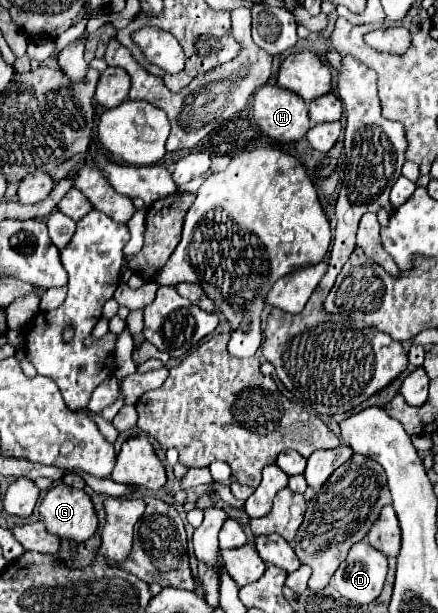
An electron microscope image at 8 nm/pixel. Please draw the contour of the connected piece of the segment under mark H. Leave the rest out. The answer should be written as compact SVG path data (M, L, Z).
M263 85L253 97L255 123L275 141L291 143L311 129L307 103L279 85Z

